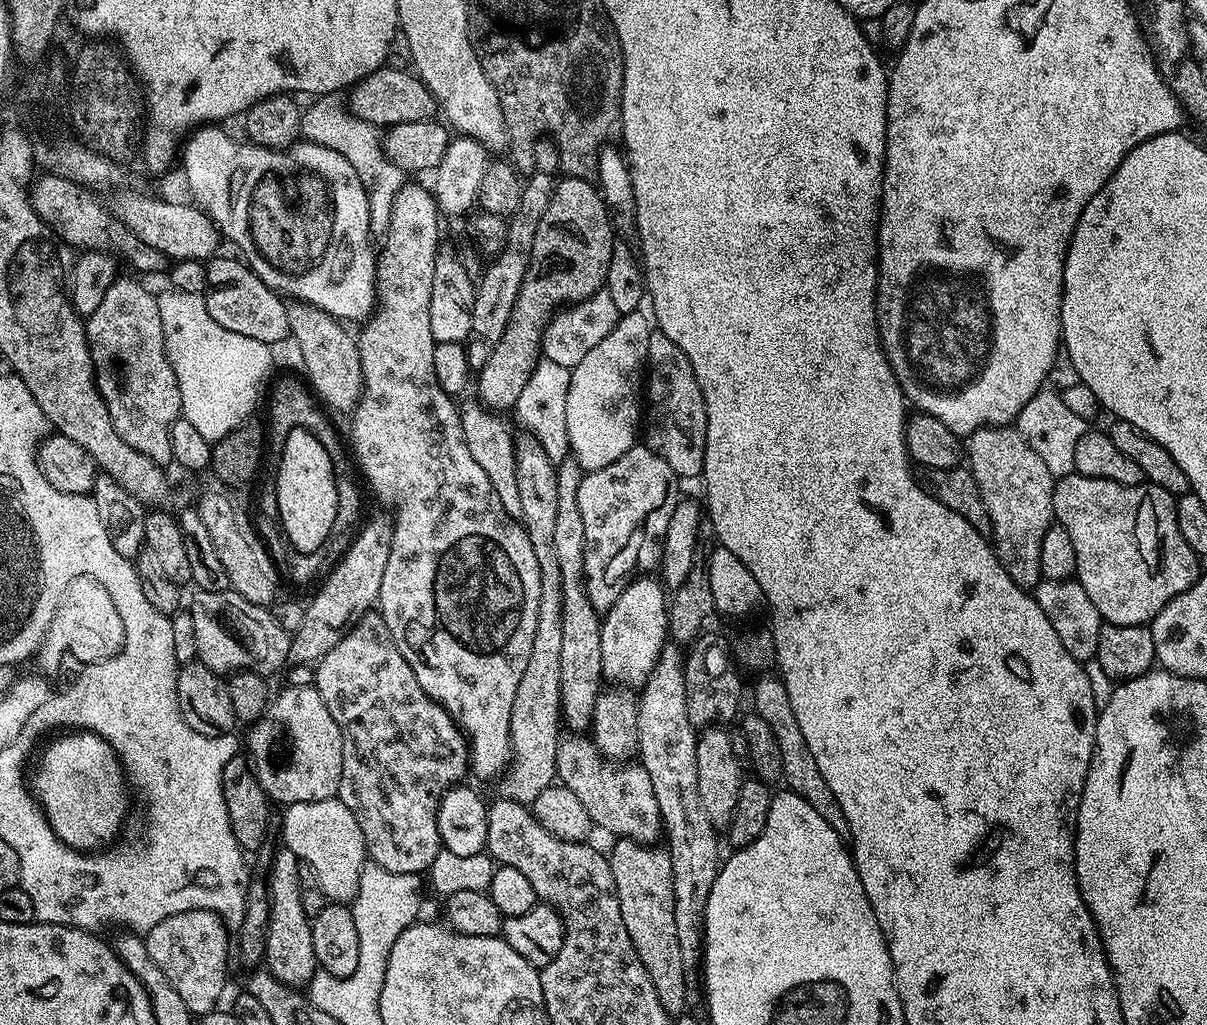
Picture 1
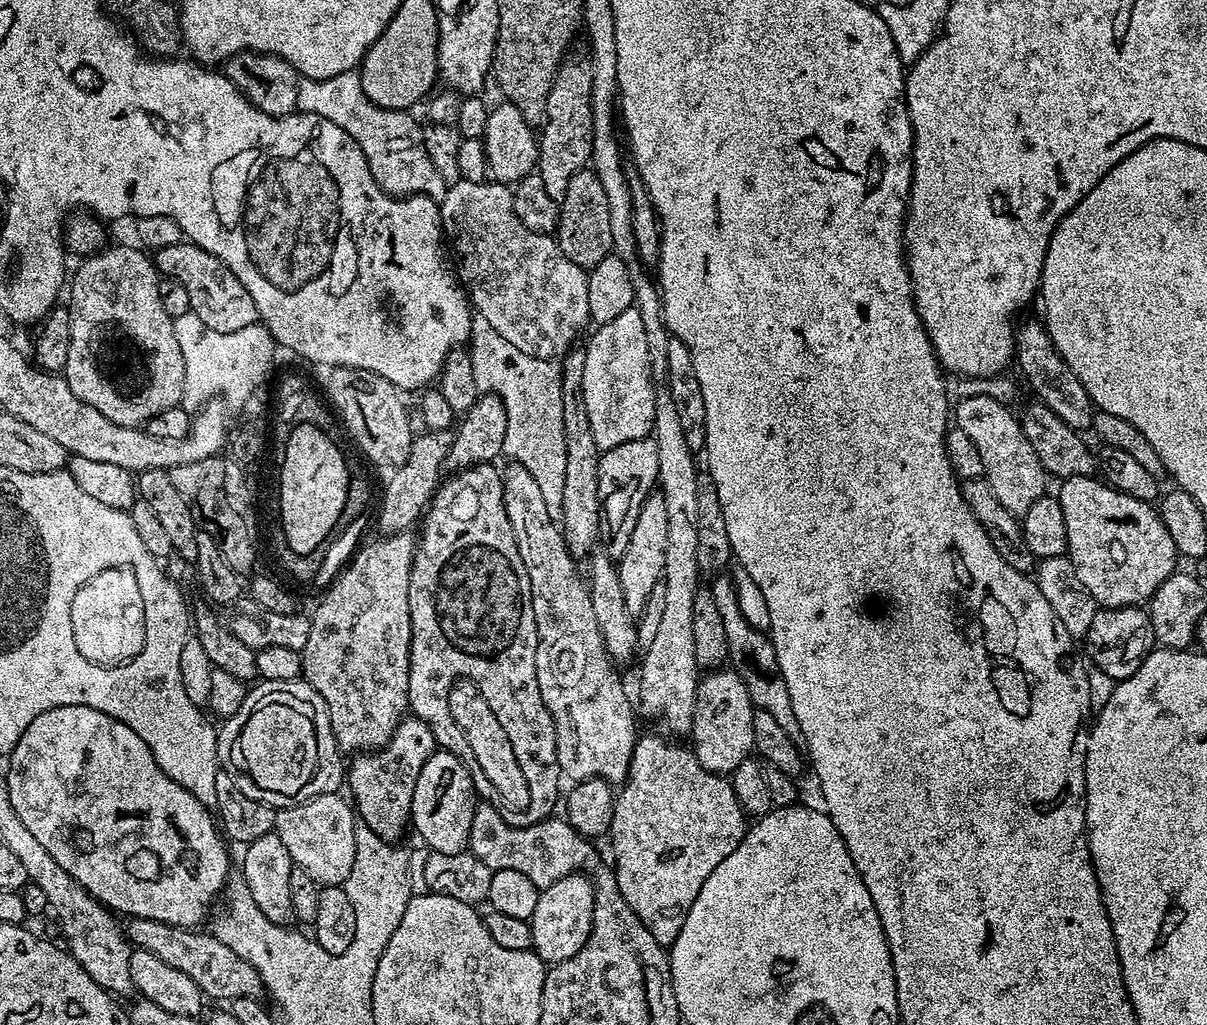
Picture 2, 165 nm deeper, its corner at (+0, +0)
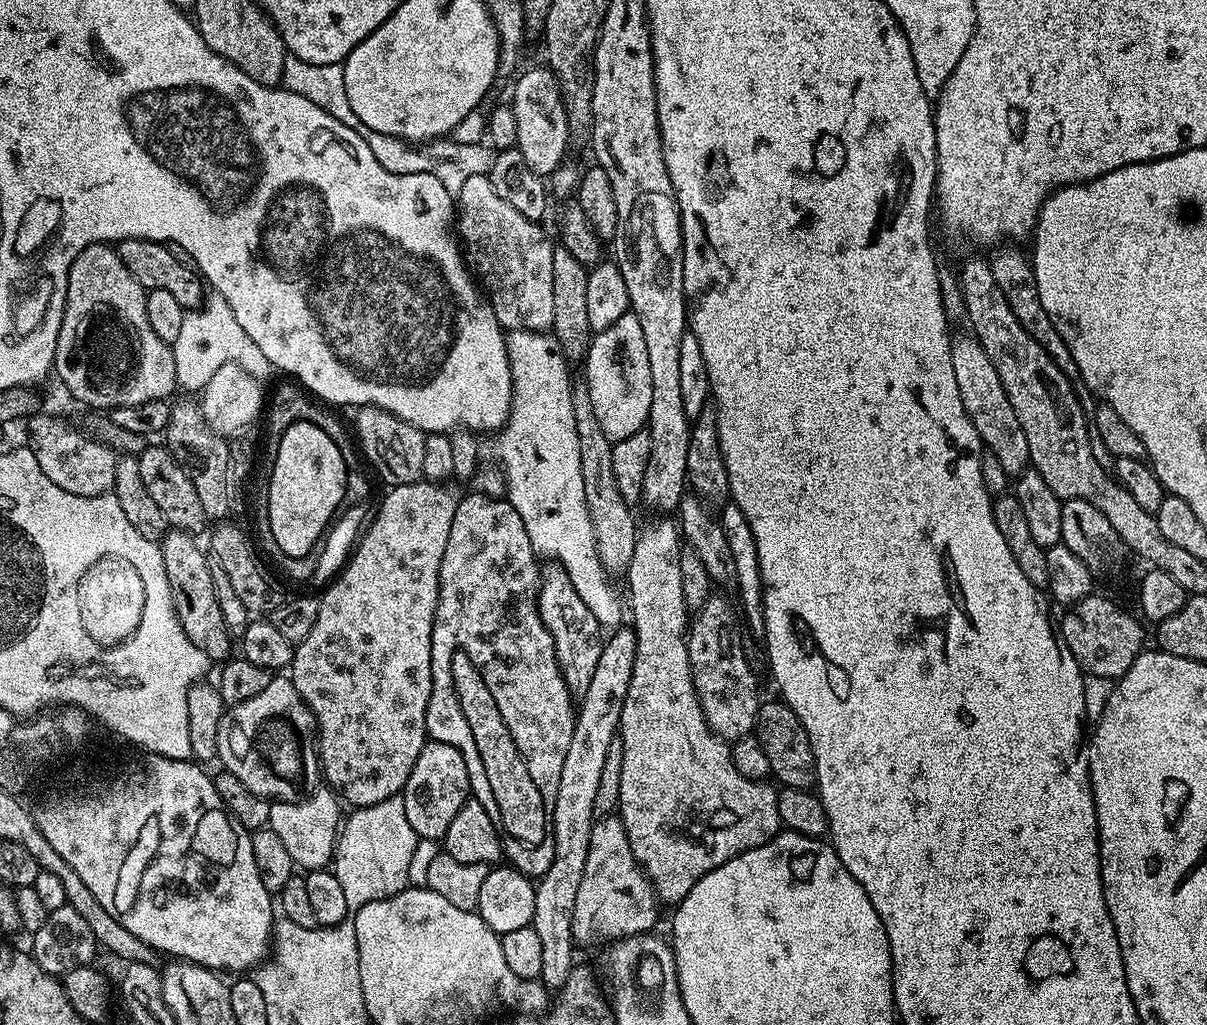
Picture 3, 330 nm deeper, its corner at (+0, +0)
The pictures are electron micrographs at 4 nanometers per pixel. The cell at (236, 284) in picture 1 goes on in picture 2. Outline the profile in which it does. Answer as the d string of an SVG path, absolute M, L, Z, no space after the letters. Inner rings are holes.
M181 242L156 250L154 261L161 277L177 280L182 286L186 286L186 295L190 297L190 311L202 318L202 322L210 330L233 332L257 323L254 298L250 298L246 286L238 282L236 275L217 256L211 256L197 244Z

